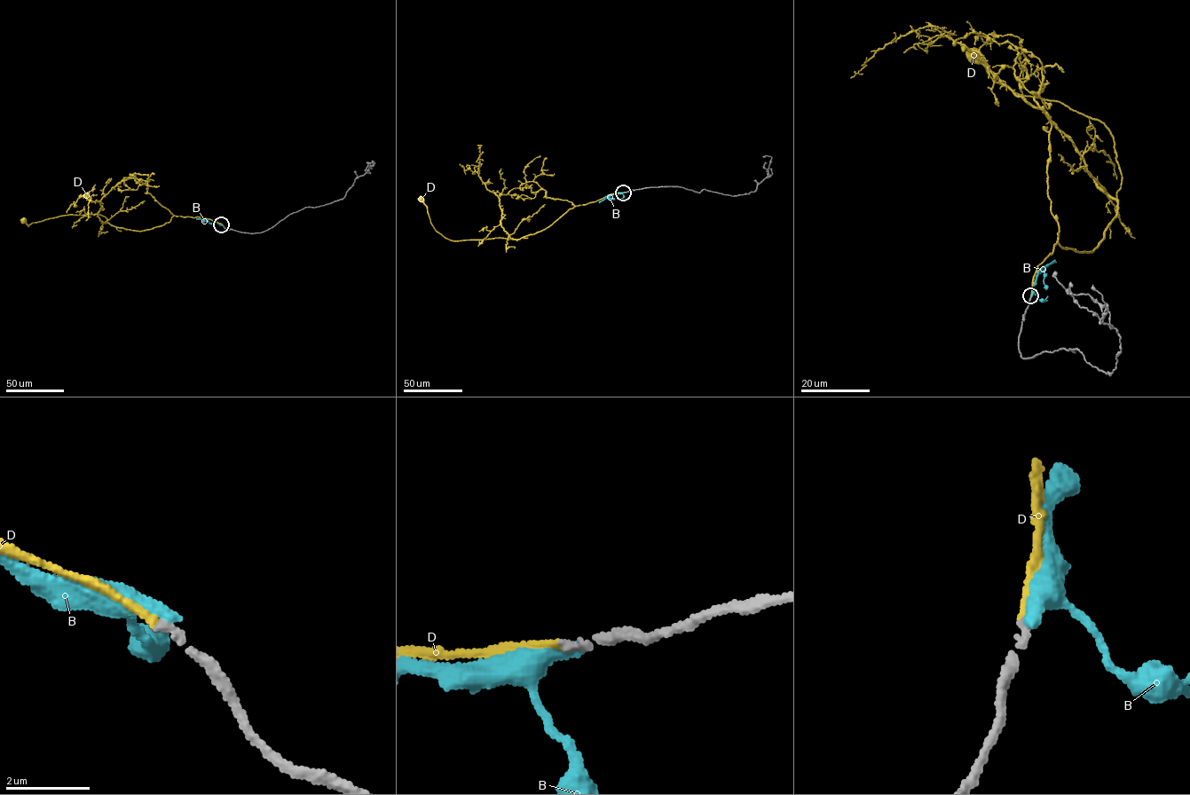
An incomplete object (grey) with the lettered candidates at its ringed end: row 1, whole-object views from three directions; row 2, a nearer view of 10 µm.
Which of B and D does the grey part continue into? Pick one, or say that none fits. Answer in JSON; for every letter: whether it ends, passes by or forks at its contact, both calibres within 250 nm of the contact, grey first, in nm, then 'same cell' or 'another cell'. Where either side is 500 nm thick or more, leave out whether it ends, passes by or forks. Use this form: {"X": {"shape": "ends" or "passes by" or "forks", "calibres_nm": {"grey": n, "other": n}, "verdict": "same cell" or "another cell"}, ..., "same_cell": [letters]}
{"B": {"shape": "ends", "calibres_nm": {"grey": 200, "other": 360}, "verdict": "another cell"}, "D": {"shape": "ends", "calibres_nm": {"grey": 190, "other": 170}, "verdict": "same cell"}, "same_cell": ["D"]}

